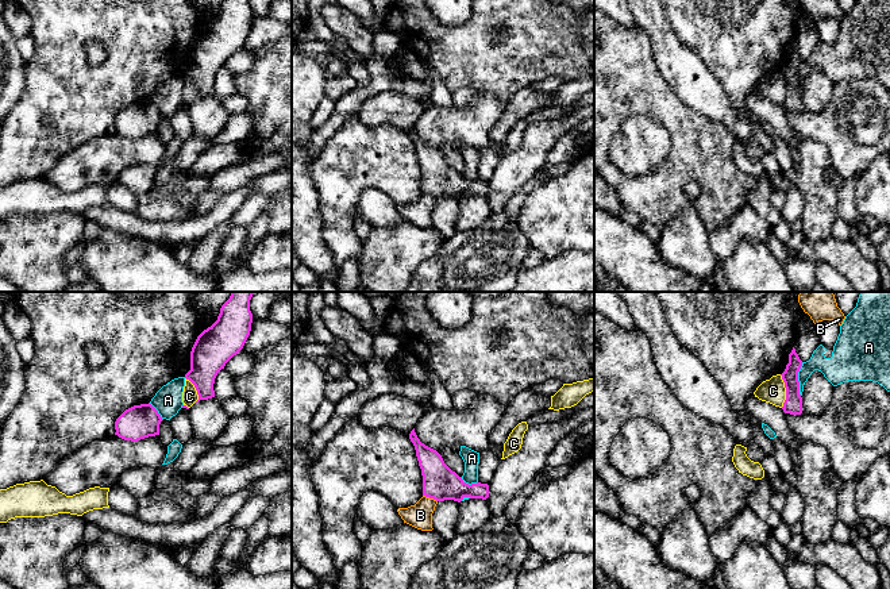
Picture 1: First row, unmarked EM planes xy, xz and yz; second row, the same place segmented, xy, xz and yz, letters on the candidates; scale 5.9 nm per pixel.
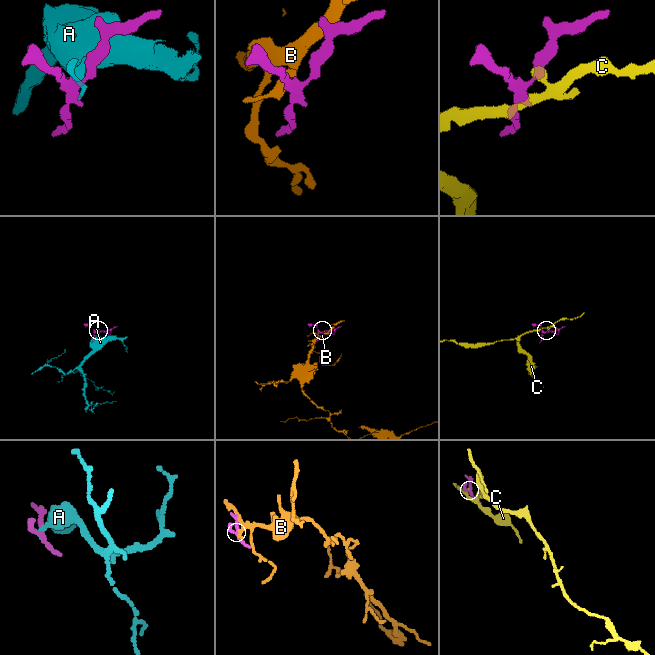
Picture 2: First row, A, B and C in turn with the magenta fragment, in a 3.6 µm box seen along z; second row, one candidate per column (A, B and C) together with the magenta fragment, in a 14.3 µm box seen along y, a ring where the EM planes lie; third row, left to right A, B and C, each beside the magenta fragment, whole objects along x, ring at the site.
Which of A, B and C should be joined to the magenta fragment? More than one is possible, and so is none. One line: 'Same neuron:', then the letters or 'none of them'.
Same neuron: none of them

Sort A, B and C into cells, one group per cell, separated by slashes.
A / B / C

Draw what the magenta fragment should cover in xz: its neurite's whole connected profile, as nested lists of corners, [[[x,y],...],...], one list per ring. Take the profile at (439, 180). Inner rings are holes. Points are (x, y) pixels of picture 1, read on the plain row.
[[[415,126],[409,131],[409,136],[415,143],[421,166],[423,193],[436,199],[454,197],[458,200],[465,195],[482,197],[489,195],[488,181],[466,181],[462,174],[444,161],[442,153],[436,147],[420,139]]]

